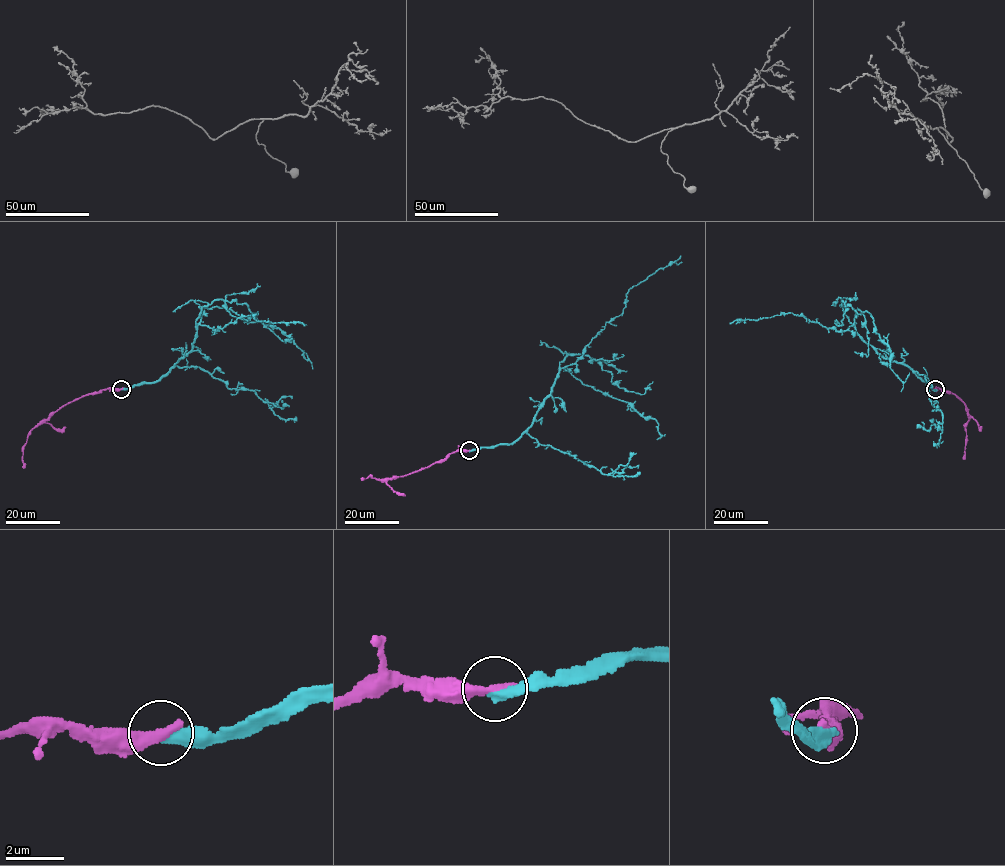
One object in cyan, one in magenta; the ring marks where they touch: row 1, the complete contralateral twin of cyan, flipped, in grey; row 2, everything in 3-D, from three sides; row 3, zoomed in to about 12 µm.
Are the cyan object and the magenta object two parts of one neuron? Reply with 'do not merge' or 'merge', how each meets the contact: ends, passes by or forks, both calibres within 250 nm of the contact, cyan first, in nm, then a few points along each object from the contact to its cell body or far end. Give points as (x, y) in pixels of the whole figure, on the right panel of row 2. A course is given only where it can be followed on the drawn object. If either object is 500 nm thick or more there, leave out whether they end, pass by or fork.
do not merge | cyan ends | magenta ends | 380/440 nm | cyan via (936, 389), (927, 387), (907, 366), (885, 358), (862, 339), (853, 325), (838, 331), (787, 313), (730, 323) | magenta via (936, 389), (951, 392), (964, 402), (969, 421), (963, 459)

